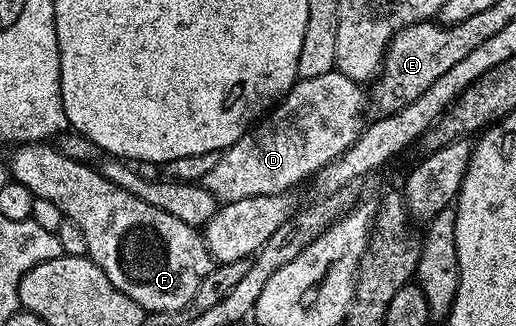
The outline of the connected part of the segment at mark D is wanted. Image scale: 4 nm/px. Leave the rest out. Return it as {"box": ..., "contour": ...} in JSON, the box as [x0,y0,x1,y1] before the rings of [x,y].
{"box":[202,70,366,202],"contour":[[[335,70],[327,72],[326,74],[318,74],[318,78],[306,78],[305,80],[297,79],[296,85],[288,91],[283,100],[279,101],[267,115],[255,121],[252,127],[242,134],[242,138],[238,138],[238,142],[234,142],[229,148],[224,149],[224,151],[220,153],[218,166],[214,166],[214,170],[210,170],[210,174],[206,174],[206,178],[202,181],[204,188],[210,190],[210,194],[214,194],[217,201],[238,202],[242,198],[258,198],[266,194],[288,192],[292,190],[295,184],[300,183],[304,179],[307,181],[310,177],[313,177],[320,168],[326,166],[331,160],[337,159],[344,151],[351,147],[363,131],[366,125],[366,118],[364,118],[364,100],[366,104],[366,92],[365,89],[363,92],[360,88],[363,87],[361,87],[357,81],[346,78],[346,74],[342,74]]]}

